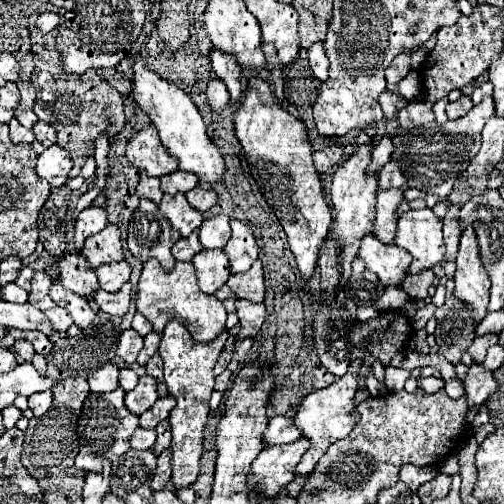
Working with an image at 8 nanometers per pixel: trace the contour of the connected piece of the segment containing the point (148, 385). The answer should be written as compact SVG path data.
M146 375L146 377L140 377L136 389L126 393L126 407L128 407L128 411L142 415L146 409L150 409L154 405L156 399L158 399L156 381L154 381L154 377Z

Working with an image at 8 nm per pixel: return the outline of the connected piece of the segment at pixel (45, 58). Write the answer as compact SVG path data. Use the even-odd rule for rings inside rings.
M36 29L36 39L34 39L34 47L32 47L32 57L36 57L34 61L34 71L32 71L32 85L36 89L36 103L34 103L34 113L40 121L46 121L50 125L54 125L56 129L56 145L70 151L70 159L74 163L72 171L70 171L70 177L76 177L80 175L80 169L84 165L84 159L88 153L94 151L94 139L108 127L108 123L112 123L112 119L108 119L104 115L104 109L108 109L110 113L120 113L120 119L126 123L126 117L124 117L124 105L122 105L122 95L98 73L98 71L88 71L84 73L82 77L62 77L62 63L60 63L60 57L58 57L58 51L56 51L56 35L54 33L48 33L50 35L50 41L52 43L38 43L38 39L42 39L44 35Z

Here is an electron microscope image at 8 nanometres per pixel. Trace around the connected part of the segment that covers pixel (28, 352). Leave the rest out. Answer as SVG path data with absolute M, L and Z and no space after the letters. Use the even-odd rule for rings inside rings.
M18 339L18 341L14 343L12 351L14 351L14 353L18 353L24 361L30 361L30 359L34 357L34 347L32 347L26 339Z

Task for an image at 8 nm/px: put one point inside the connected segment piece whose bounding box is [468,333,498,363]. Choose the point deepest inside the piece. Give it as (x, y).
(477, 350)

